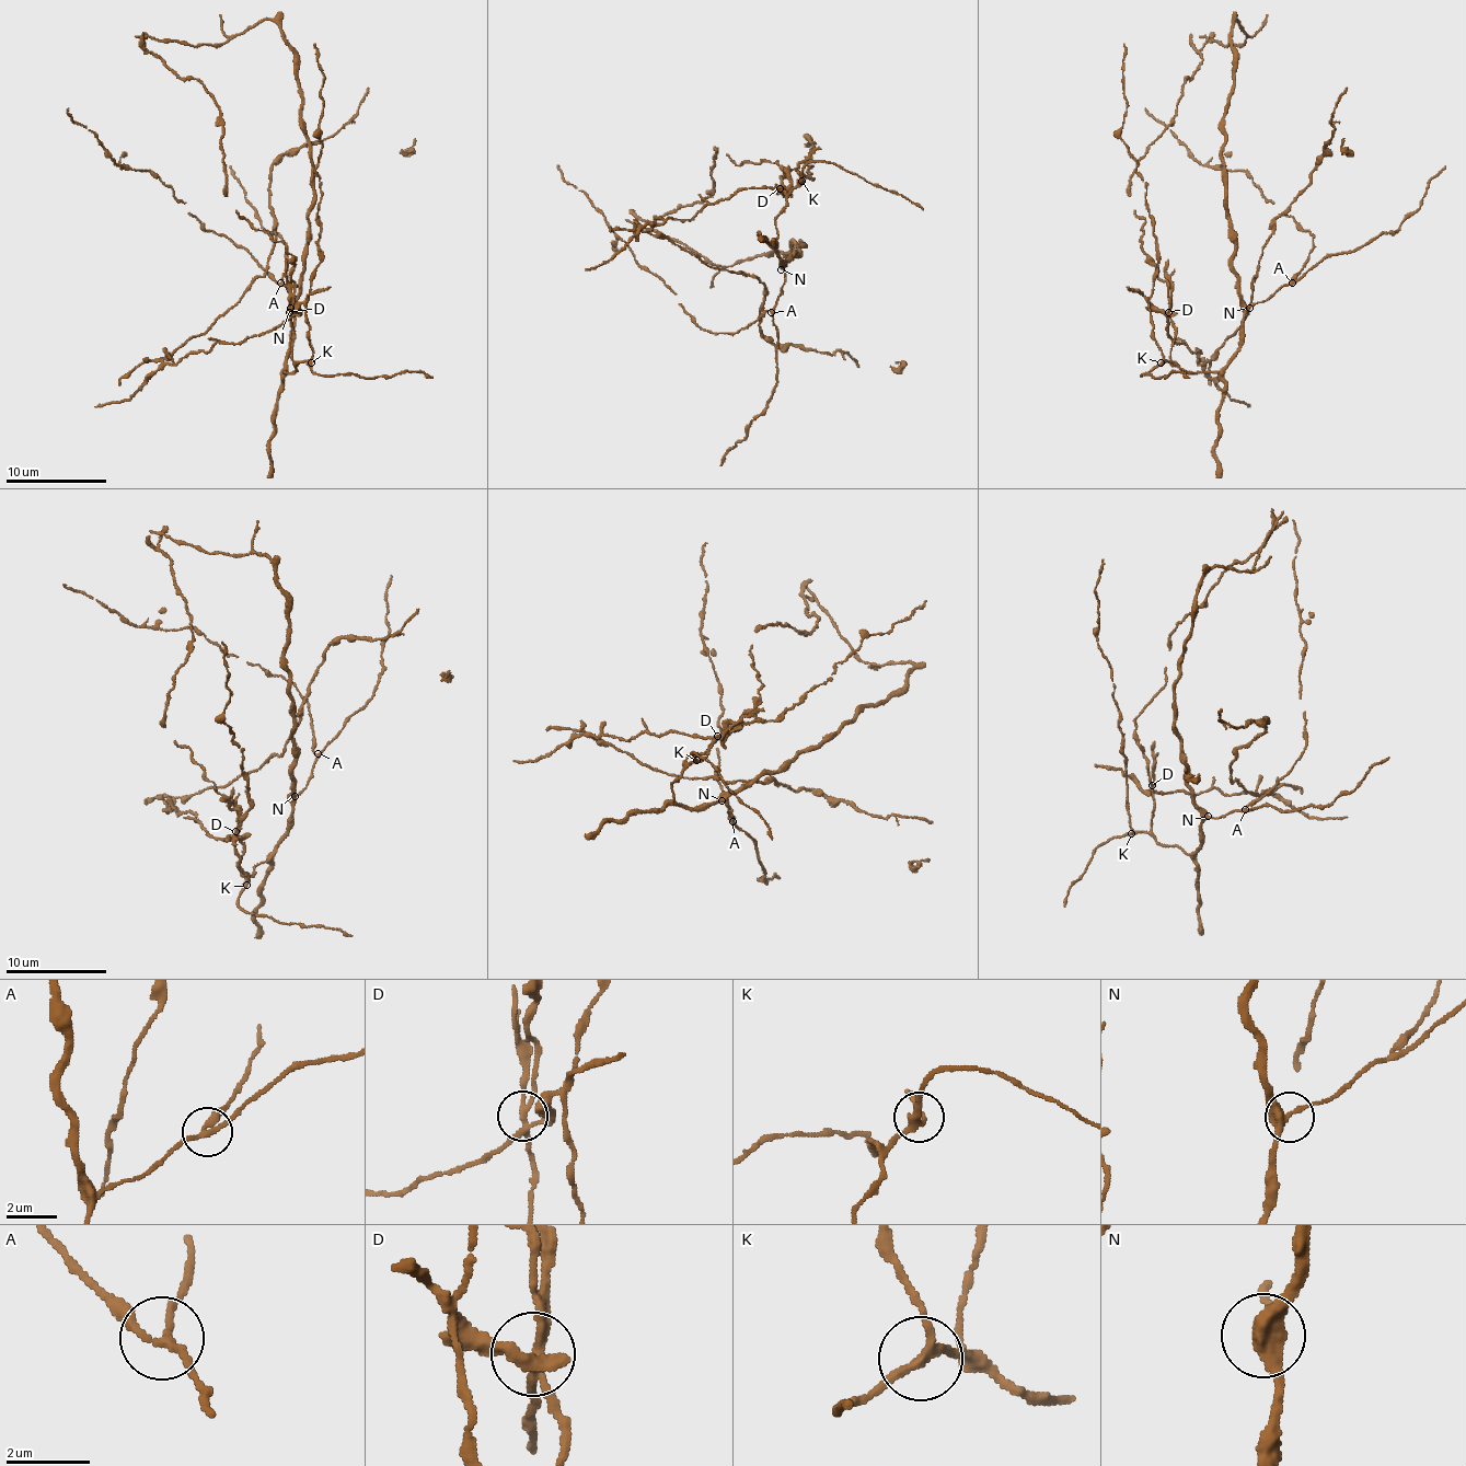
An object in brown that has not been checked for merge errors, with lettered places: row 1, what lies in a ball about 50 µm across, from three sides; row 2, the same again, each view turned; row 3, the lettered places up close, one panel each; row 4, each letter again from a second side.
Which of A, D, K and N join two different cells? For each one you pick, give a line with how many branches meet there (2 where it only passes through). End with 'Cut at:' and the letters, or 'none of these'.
D: branches 4
Cut at: D

